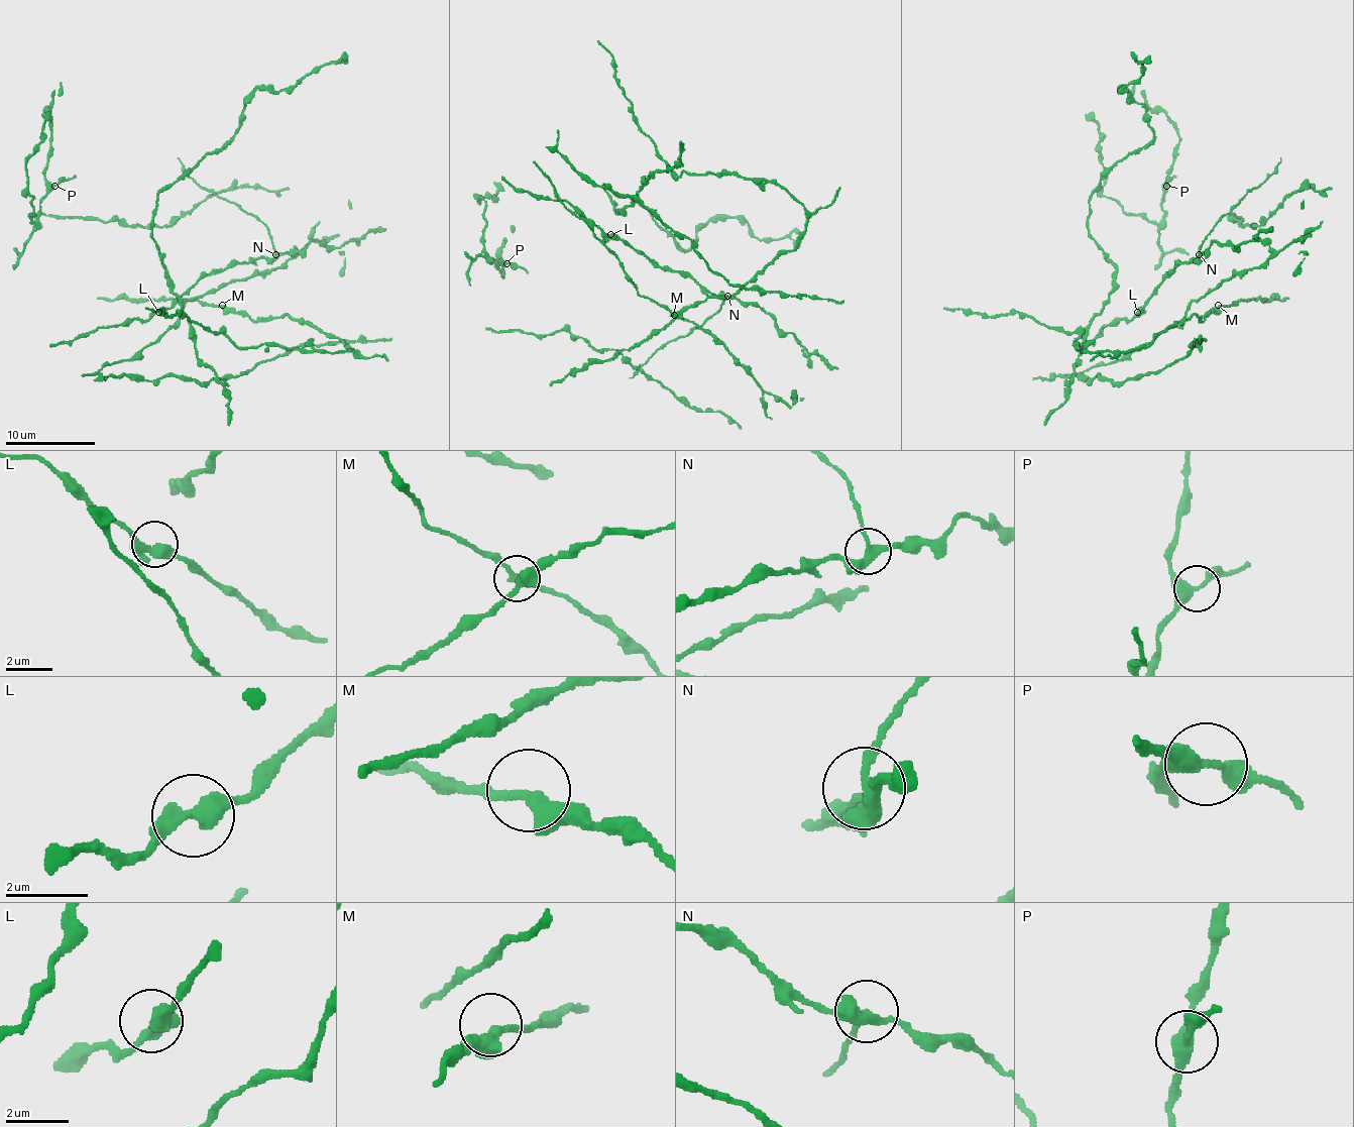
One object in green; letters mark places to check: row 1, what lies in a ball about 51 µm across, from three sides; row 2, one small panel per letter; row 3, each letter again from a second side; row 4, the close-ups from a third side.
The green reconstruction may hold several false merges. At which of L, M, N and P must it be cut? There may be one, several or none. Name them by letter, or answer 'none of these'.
N

